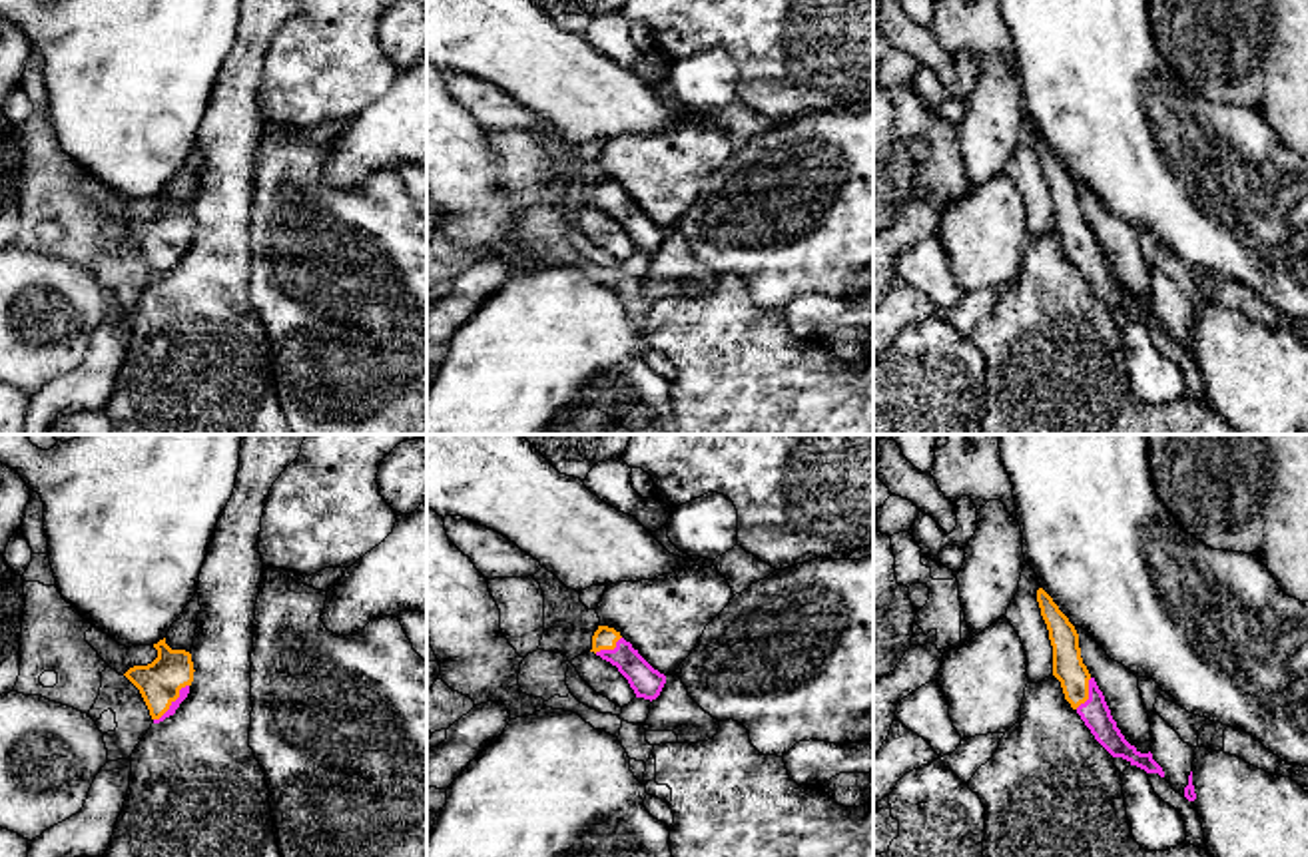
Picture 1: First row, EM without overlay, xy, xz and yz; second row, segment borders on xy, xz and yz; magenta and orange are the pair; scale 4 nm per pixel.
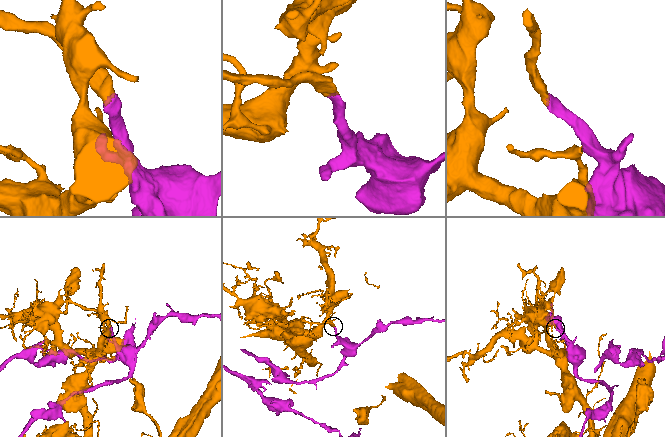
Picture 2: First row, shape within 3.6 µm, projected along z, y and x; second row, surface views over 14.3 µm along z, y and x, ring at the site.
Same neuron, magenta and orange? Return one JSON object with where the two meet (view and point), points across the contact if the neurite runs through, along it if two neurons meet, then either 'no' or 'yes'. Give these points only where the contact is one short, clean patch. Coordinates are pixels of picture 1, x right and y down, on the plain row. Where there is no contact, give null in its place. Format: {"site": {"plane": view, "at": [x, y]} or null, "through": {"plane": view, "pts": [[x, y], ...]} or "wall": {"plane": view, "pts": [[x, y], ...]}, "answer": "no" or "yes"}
{"site": {"plane": "xy", "at": [174, 256]}, "wall": {"plane": "xy", "pts": [[188, 238], [154, 274]]}, "answer": "no"}

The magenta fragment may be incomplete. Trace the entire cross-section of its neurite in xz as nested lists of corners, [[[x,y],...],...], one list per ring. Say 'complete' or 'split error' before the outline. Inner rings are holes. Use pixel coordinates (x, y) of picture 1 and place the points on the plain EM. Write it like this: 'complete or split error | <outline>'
complete | [[[624,191],[616,195],[614,203],[600,203],[596,209],[618,221],[618,225],[628,233],[636,251],[652,255],[660,249],[666,229],[654,223]]]

